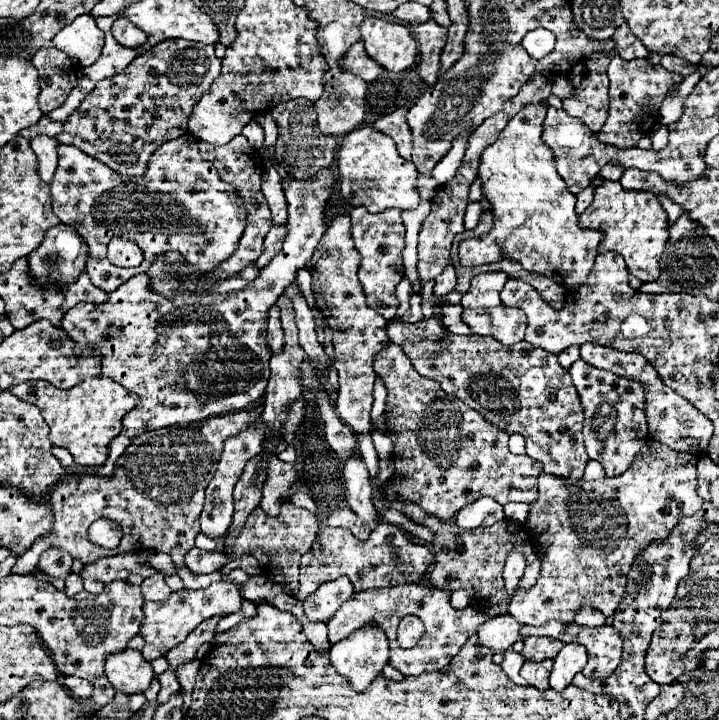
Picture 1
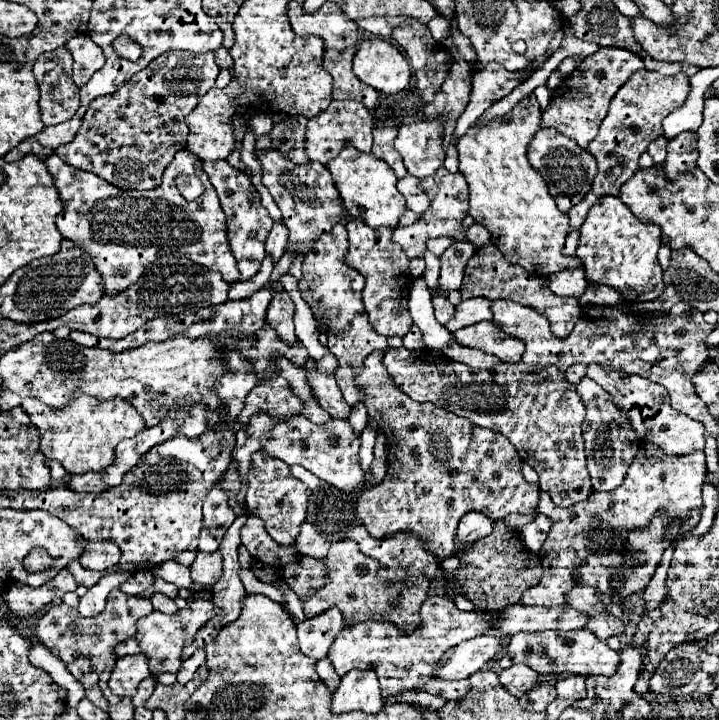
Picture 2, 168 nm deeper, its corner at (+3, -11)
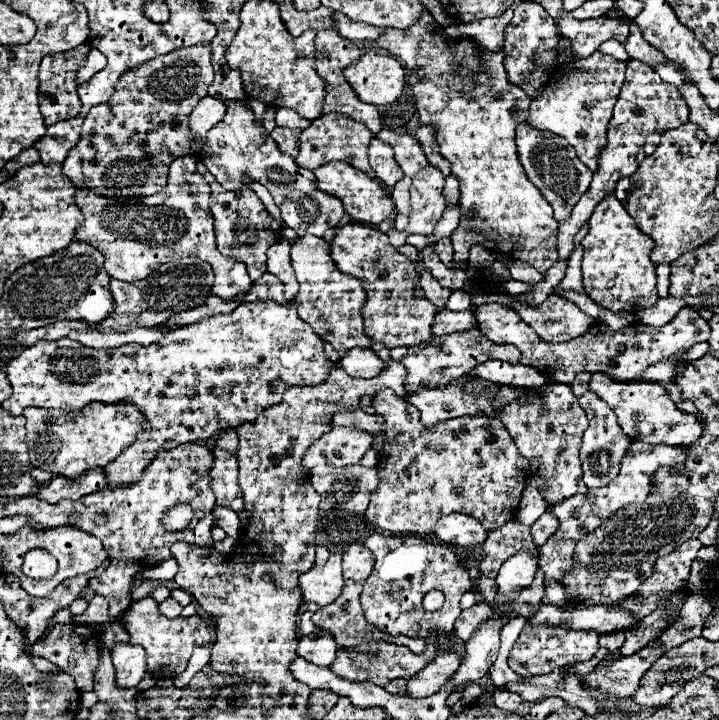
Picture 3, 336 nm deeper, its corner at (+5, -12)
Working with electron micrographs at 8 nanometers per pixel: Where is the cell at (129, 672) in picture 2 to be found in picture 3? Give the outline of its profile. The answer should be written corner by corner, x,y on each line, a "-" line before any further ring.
114,644
112,662
120,688
134,688
146,674
146,654
134,644

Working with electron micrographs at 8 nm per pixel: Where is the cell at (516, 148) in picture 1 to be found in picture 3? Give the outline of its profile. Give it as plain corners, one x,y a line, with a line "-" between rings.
428,10
406,30
384,28
376,38
376,46
400,58
406,70
406,80
416,98
416,110
422,124
436,128
436,142
442,148
442,156
450,162
452,176
460,182
460,210
462,218
454,234
450,236
454,246
454,264
462,266
474,244
508,256
510,260
522,260
534,266
540,274
558,260
556,236
558,222
552,216
550,204
542,198
538,188
526,178
524,168
518,160
514,130
520,122
528,120
530,98
518,86
510,84
502,66
504,52
490,52
472,38
448,38
442,26
432,18

